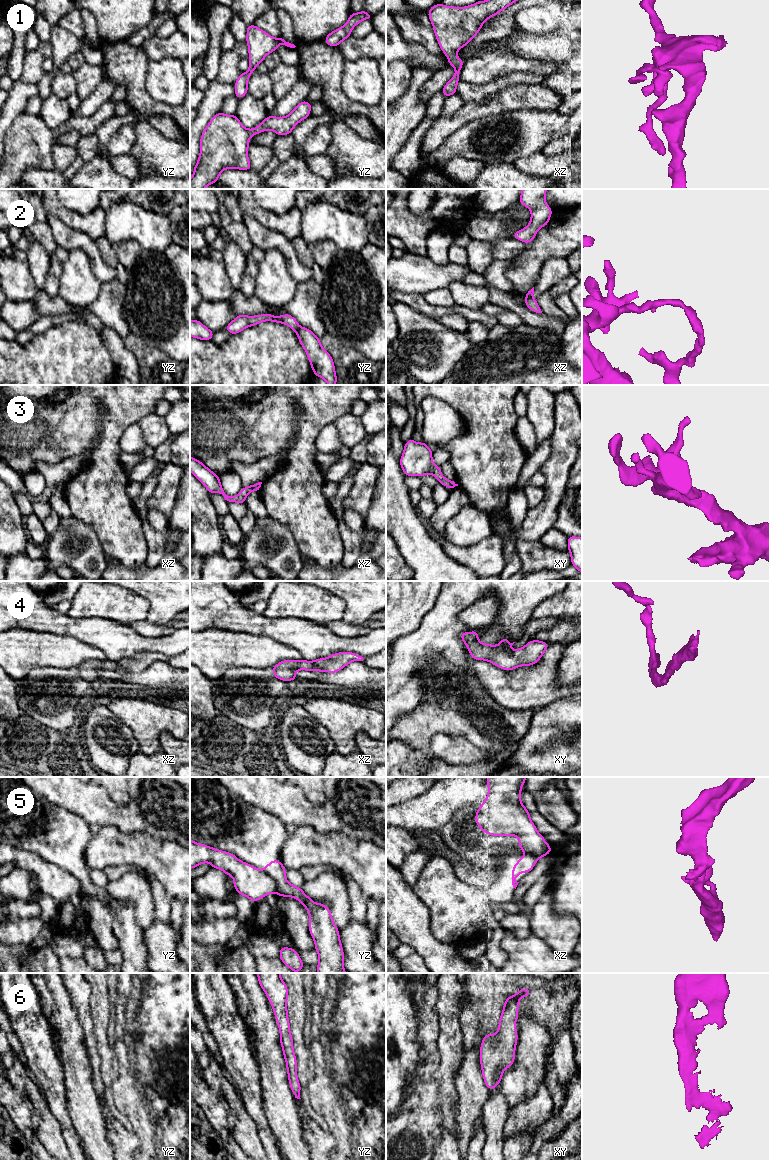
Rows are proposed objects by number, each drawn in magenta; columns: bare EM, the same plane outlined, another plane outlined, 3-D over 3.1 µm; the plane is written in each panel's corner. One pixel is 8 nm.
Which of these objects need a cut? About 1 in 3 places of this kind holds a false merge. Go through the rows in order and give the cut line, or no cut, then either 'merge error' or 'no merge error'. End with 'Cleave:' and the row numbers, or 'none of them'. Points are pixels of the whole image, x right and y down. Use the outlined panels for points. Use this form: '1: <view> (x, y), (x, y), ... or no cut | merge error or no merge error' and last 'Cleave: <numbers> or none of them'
1: no cut | no merge error
2: yz (300, 327), (296, 332) | merge error
3: no cut | no merge error
4: no cut | no merge error
5: yz (262, 870), (274, 880), (277, 891) | merge error
6: no cut | no merge error
Cleave: 2, 5

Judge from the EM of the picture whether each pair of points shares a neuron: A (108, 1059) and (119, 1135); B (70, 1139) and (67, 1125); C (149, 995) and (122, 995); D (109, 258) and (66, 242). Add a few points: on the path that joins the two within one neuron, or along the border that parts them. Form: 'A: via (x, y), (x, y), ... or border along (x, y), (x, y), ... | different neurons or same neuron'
A: border along (104, 1100), (111, 1113), (132, 1133) | different neurons
B: via (70, 1136), (68, 1128) | same neuron
C: border along (132, 983), (128, 1001) | different neurons
D: border along (95, 242), (101, 258), (108, 265), (115, 268) | different neurons

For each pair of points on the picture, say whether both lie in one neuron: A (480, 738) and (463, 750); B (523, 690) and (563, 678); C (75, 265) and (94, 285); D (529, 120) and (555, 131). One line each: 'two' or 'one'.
A: two
B: two
C: one
D: one

